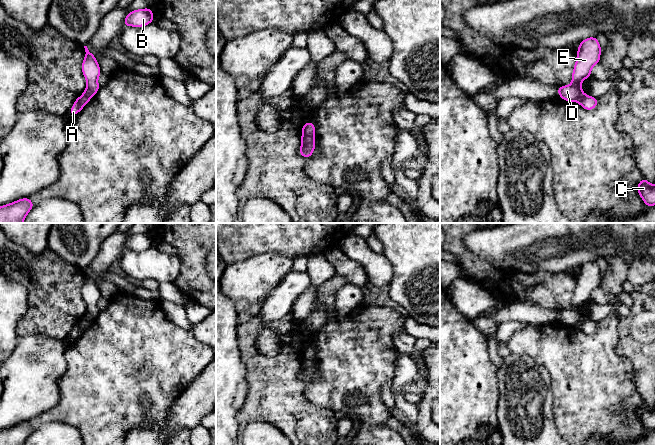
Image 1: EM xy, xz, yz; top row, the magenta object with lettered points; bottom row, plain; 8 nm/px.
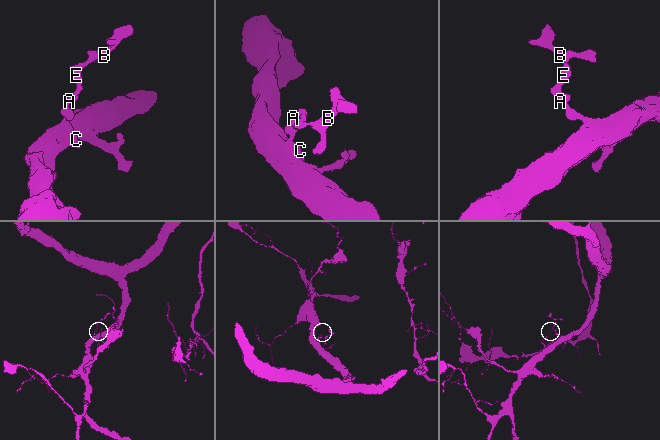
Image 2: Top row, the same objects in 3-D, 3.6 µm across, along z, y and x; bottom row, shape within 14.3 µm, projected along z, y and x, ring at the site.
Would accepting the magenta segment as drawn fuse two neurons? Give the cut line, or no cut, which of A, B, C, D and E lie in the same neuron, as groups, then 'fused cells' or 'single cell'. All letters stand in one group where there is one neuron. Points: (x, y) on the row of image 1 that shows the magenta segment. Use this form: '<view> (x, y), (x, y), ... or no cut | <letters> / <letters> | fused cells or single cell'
xz (303, 134), (313, 138) | A C / B D E | fused cells

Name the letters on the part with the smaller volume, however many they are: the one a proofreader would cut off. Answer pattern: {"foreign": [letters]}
{"foreign": ["B", "D", "E"]}

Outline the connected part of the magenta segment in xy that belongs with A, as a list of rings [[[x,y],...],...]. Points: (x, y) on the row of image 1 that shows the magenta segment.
[[[80,96],[79,98],[77,98],[74,102],[74,105],[69,111],[70,114],[74,117],[89,102],[89,100],[89,98],[84,96]]]

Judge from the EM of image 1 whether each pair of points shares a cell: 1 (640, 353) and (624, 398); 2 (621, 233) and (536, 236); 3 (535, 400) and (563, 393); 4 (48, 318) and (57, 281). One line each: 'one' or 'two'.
1: two
2: one
3: two
4: one

